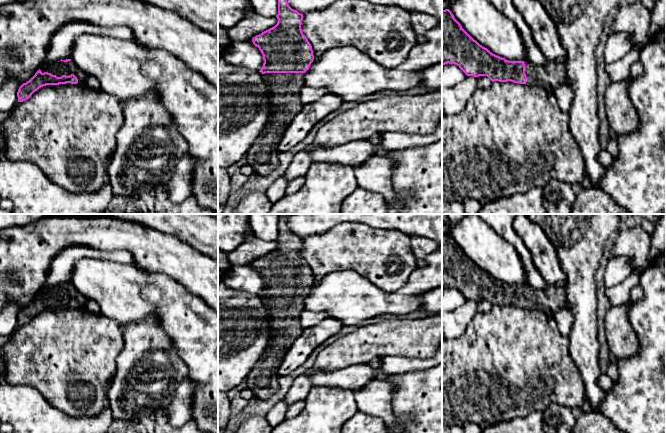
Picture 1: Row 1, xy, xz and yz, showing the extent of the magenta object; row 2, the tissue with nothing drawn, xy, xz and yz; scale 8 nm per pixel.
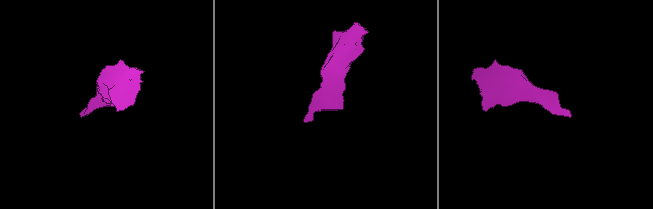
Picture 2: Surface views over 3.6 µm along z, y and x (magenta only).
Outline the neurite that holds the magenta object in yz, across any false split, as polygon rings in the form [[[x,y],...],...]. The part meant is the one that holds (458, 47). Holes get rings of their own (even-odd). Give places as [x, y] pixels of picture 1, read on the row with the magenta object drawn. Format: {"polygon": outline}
{"polygon": [[[449,9],[442,10],[442,66],[445,64],[457,65],[467,76],[487,76],[492,82],[511,81],[526,84],[530,87],[539,86],[544,89],[556,89],[558,85],[569,85],[566,73],[566,63],[549,60],[546,66],[530,61],[509,61],[491,53],[487,48],[474,40],[455,19]]]}

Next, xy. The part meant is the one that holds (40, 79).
{"polygon": [[[71,59],[44,64],[35,75],[23,83],[17,92],[18,102],[23,102],[39,88],[46,85],[84,84],[87,75]]]}

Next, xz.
{"polygon": [[[278,0],[276,17],[278,22],[274,27],[252,38],[253,44],[263,55],[264,63],[259,72],[263,74],[270,95],[271,114],[267,126],[253,142],[246,157],[253,171],[263,176],[274,171],[279,165],[278,145],[287,127],[304,105],[299,93],[305,86],[304,73],[314,60],[312,46],[301,29],[303,14],[292,9],[287,0]]]}

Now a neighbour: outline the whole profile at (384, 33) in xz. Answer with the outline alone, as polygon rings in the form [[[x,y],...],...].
[[[337,0],[324,10],[303,14],[301,29],[312,46],[314,59],[333,47],[351,45],[387,69],[403,63],[417,44],[410,12],[366,0]]]

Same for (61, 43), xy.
[[[84,21],[66,23],[52,35],[45,61],[41,67],[46,63],[71,59],[75,38],[82,34],[107,36],[120,40],[132,40],[133,38],[133,30],[128,26],[103,27]]]

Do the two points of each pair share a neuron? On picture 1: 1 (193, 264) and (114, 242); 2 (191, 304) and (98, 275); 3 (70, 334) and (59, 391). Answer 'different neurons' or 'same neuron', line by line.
1: same neuron
2: same neuron
3: same neuron

